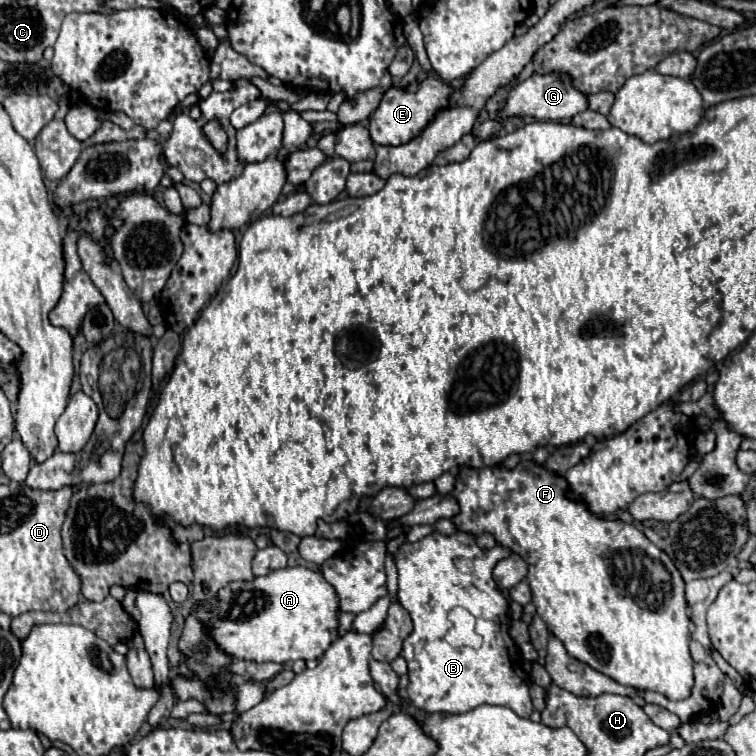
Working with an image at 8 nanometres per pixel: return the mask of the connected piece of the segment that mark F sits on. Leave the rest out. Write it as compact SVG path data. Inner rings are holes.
M522 458L514 468L504 468L502 464L492 468L460 466L454 478L456 484L452 496L458 500L460 510L450 518L452 524L470 536L488 532L502 548L508 548L524 562L528 562L526 576L536 576L536 582L532 582L532 602L536 612L548 630L562 640L570 656L610 676L622 686L654 690L668 696L670 700L688 698L688 692L694 684L692 656L688 648L690 618L686 614L682 576L666 552L654 546L632 522L604 520L590 512L582 500L568 498L566 478L546 470L532 458ZM550 576L588 576L588 590L582 588L576 580L572 586L566 586L568 590L552 582L544 582L544 578ZM634 576L640 576L640 588L630 592Z

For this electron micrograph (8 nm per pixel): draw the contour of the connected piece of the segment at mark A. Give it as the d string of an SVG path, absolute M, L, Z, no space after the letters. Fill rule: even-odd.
M304 566L272 570L266 576L256 576L248 582L230 582L218 590L218 594L202 604L198 604L196 620L208 630L208 636L218 644L218 648L234 660L252 662L294 662L294 660L316 660L328 646L336 640L338 630L336 612L336 590L324 580L320 572L308 570Z

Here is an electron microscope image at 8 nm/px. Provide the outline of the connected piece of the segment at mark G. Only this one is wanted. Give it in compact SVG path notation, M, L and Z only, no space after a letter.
M548 72L548 74L532 74L528 80L516 84L508 96L504 110L500 112L502 118L508 116L532 116L536 120L570 120L578 112L588 108L588 98L580 90L574 88L568 74Z

